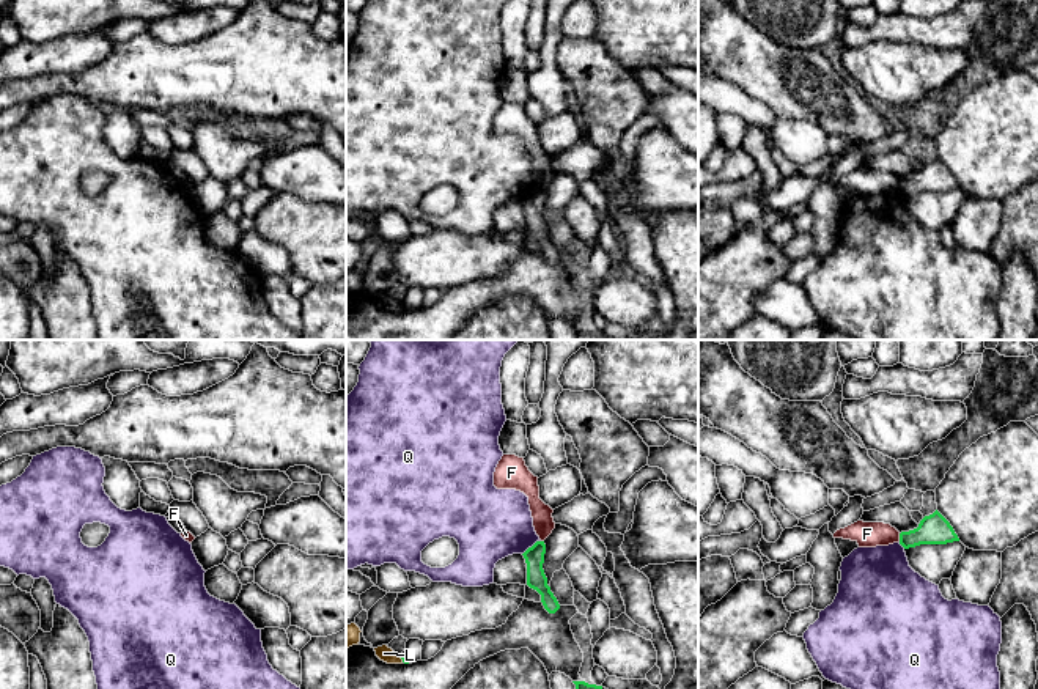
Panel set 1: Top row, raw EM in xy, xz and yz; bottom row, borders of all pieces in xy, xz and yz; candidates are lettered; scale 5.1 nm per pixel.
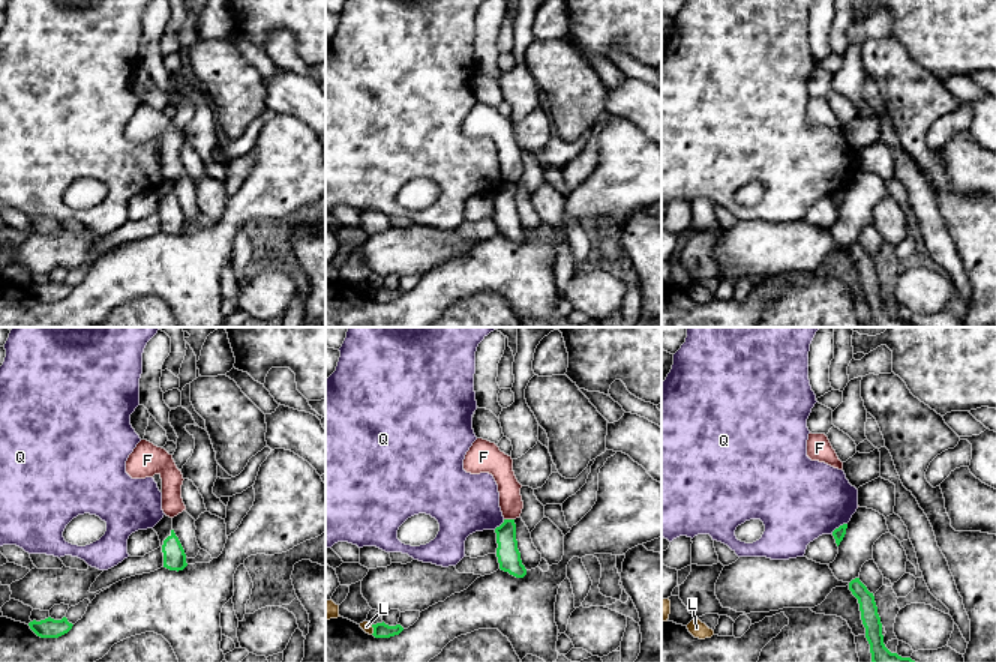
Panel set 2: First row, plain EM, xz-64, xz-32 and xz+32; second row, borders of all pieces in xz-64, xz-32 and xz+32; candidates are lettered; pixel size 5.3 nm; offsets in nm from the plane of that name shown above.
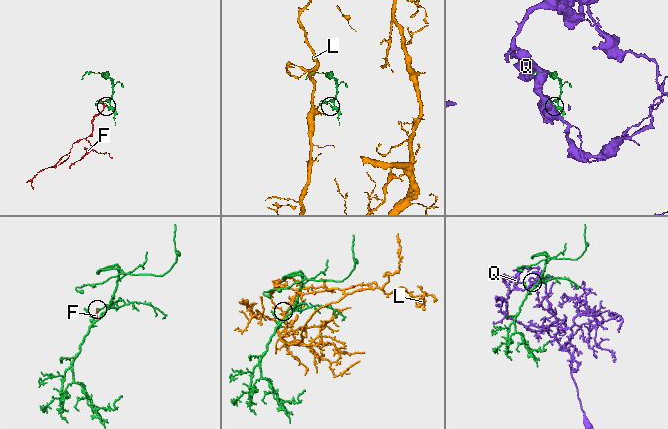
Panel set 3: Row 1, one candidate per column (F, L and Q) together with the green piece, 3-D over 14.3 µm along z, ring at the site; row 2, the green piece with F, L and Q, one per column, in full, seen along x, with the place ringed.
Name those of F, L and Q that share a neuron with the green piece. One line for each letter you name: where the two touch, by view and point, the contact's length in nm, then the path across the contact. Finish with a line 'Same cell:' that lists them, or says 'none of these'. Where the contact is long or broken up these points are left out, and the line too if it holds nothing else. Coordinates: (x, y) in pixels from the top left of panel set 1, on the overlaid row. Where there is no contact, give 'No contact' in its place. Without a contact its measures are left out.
Same cell: none of these

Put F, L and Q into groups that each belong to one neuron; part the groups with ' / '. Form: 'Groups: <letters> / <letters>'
Groups: F / L / Q

